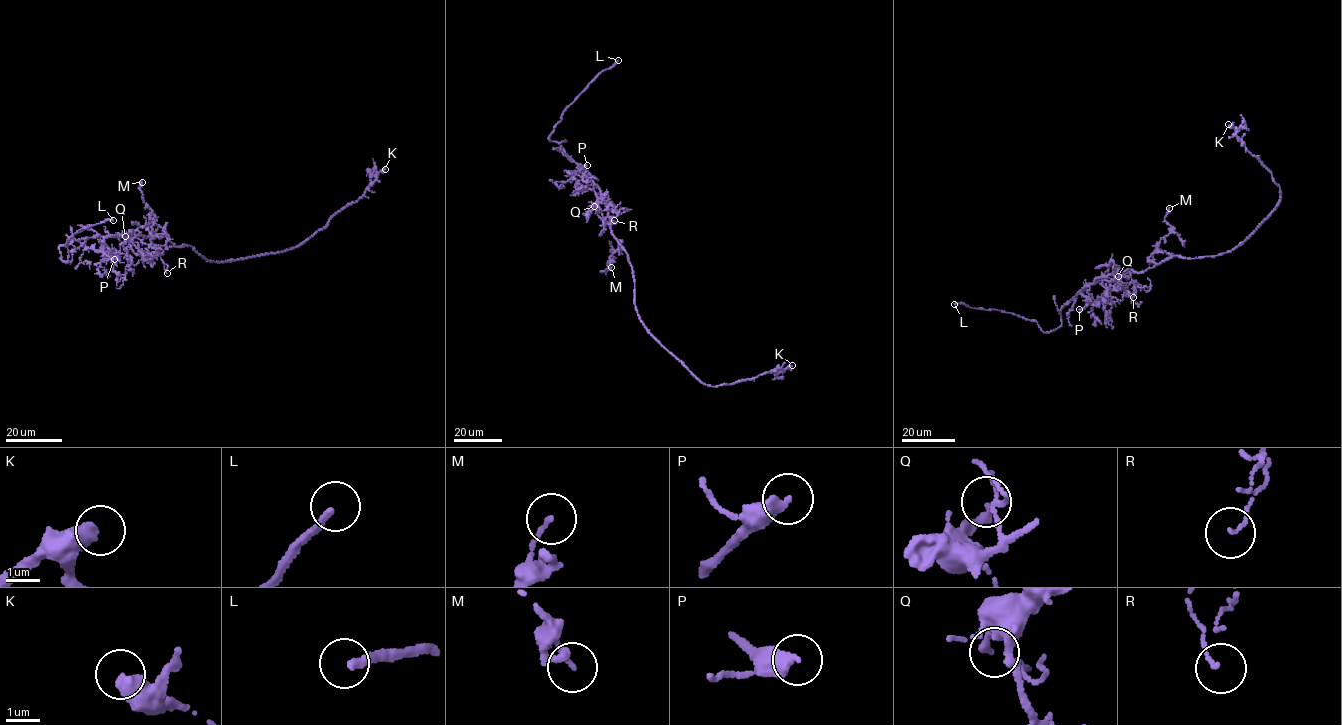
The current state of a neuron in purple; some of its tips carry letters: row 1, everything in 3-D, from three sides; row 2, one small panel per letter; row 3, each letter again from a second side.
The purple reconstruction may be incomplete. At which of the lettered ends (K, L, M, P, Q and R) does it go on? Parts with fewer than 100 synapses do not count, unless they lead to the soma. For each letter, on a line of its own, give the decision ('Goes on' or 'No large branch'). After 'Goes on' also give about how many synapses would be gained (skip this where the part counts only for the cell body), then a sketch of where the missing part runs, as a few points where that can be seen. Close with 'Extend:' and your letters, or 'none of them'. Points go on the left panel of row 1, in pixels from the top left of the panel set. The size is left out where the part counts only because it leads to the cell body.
K: Goes on. Roughly 140 synapses. Course of what is missing: (385, 169), (400, 155), (408, 131), (407, 120), (412, 113), (430, 114)
L: Goes on. Course of what is missing: (113, 220), (126, 229), (133, 229), (139, 220)
M: No large branch
P: No large branch
Q: No large branch
R: No large branch
Extend: K, L

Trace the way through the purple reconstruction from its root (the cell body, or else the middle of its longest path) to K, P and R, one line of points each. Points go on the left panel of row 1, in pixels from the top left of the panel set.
K: (181, 245), (190, 246), (209, 261), (216, 263), (291, 249), (323, 229), (337, 212), (362, 197), (385, 169)
P: (181, 245), (158, 246), (149, 236), (141, 234), (111, 235), (104, 239), (103, 251), (114, 259)
R: (181, 245), (158, 246), (149, 236), (119, 235), (129, 240), (136, 253), (159, 255), (167, 273)

